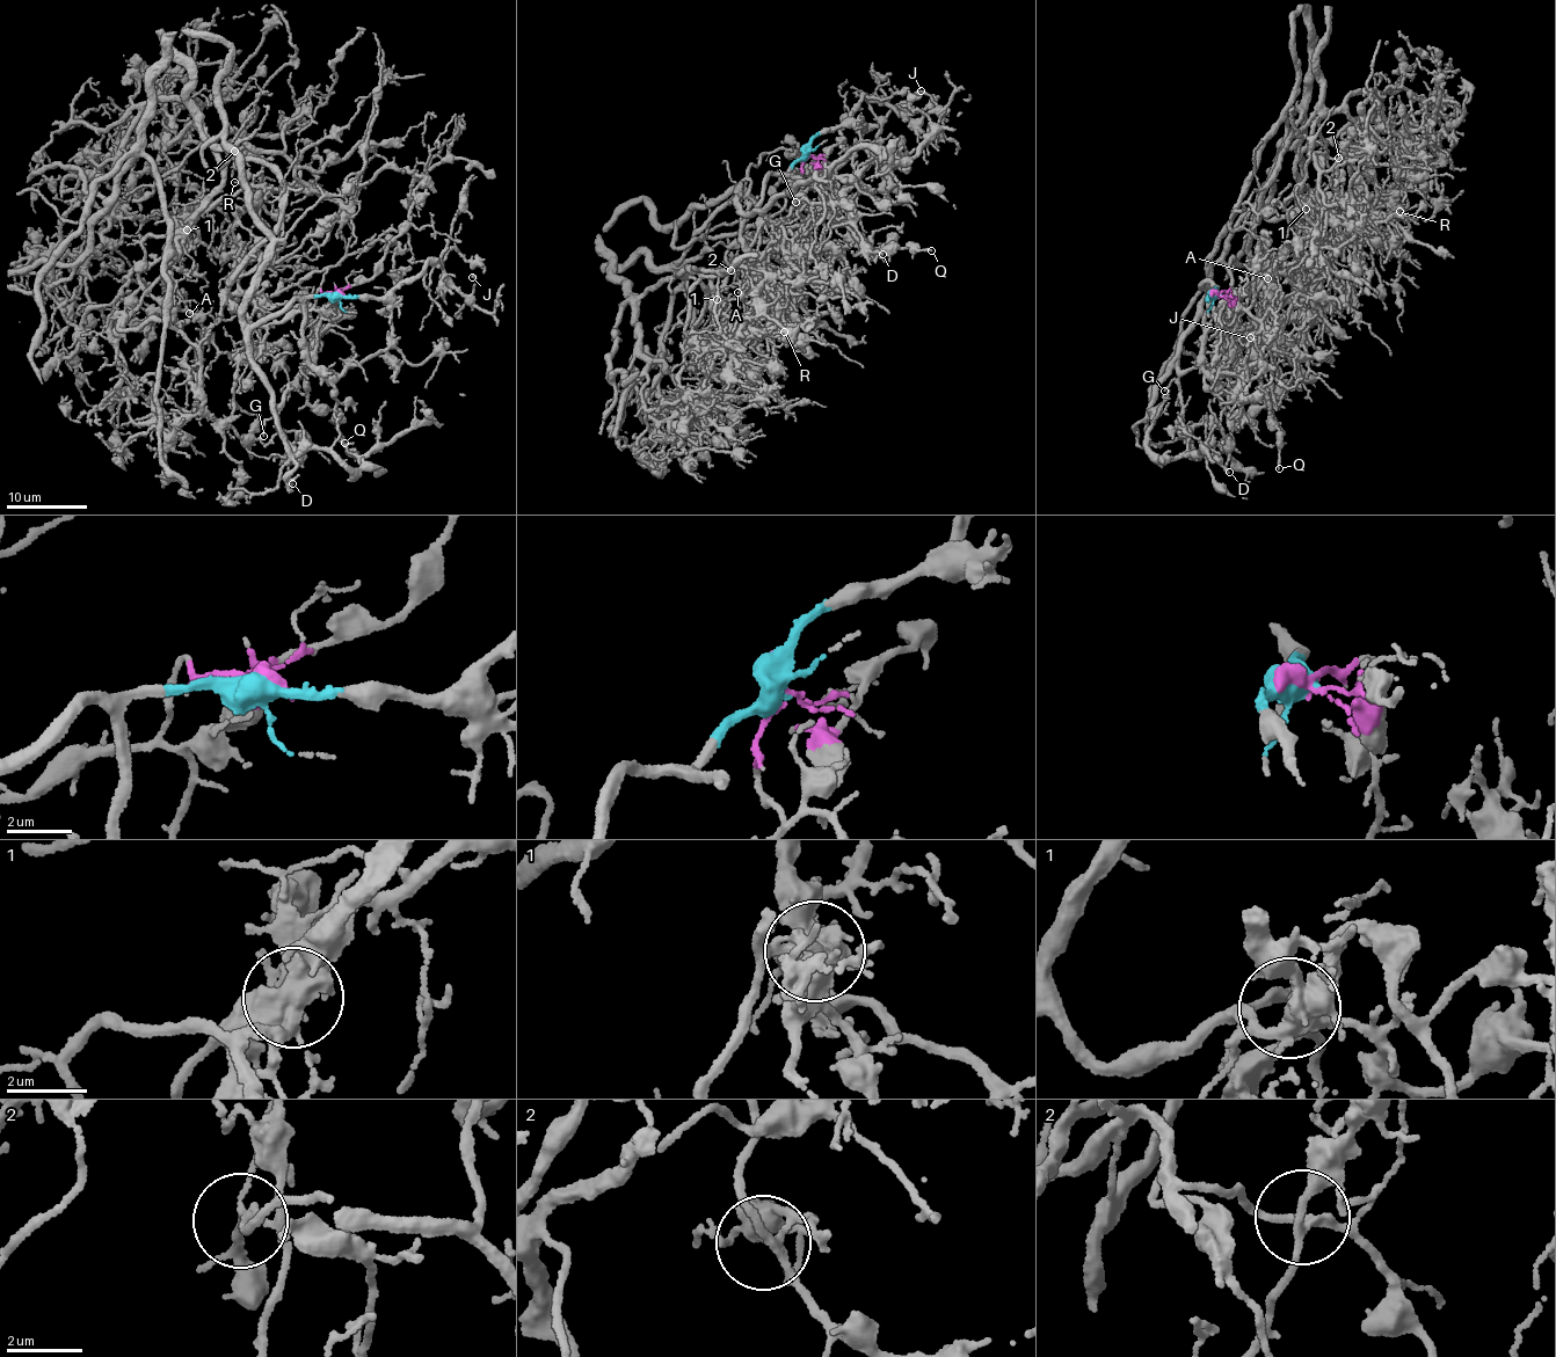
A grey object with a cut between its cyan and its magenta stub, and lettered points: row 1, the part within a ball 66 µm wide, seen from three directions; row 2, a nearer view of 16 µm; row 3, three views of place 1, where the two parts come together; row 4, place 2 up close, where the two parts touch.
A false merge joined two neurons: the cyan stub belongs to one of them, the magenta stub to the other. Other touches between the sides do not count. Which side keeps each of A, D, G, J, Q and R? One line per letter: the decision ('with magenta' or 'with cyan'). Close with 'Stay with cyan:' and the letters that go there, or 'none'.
A: with magenta
D: with cyan
G: with cyan
J: with cyan
Q: with cyan
R: with cyan
Stay with cyan: D, G, J, Q, R

